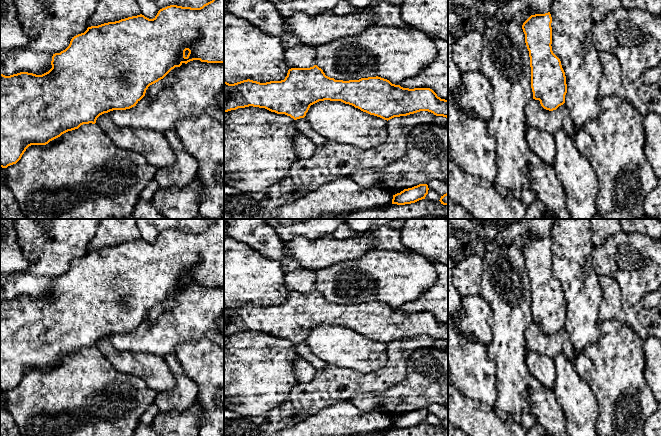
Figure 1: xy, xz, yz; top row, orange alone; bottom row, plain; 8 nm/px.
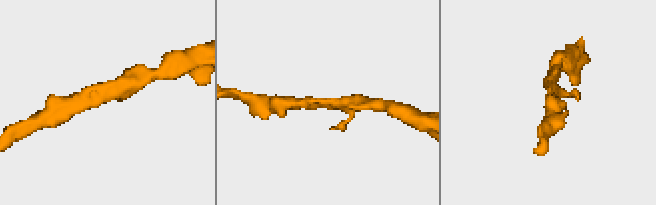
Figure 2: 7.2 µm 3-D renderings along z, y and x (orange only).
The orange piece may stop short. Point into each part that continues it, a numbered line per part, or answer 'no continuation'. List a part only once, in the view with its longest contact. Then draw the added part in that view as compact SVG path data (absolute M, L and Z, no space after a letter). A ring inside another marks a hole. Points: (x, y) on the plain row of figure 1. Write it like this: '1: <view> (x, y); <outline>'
no continuation

